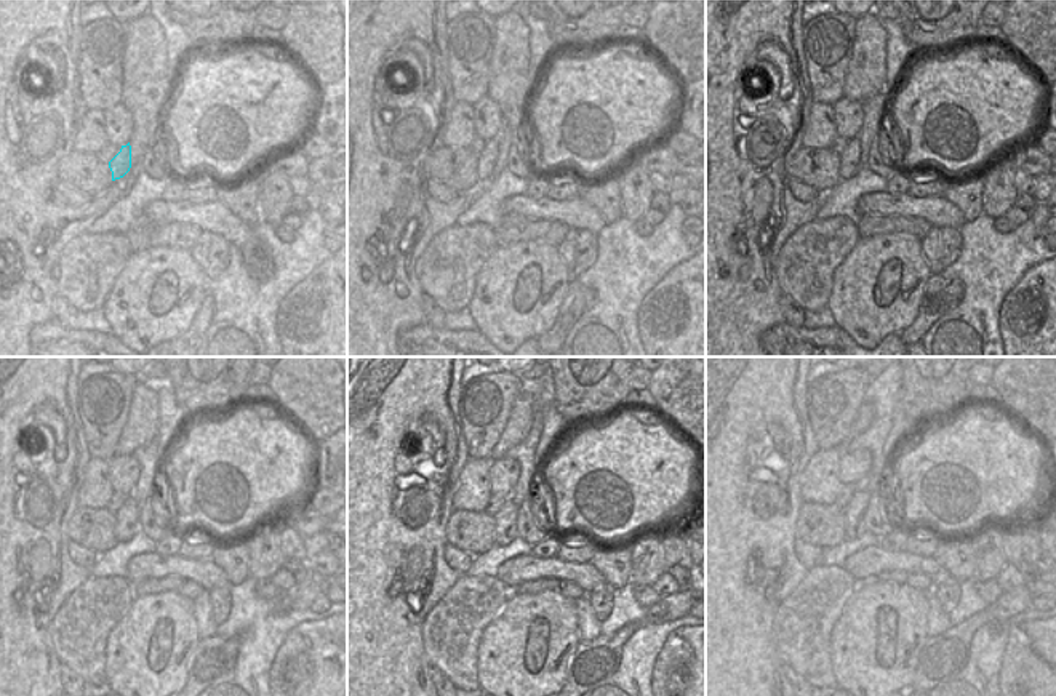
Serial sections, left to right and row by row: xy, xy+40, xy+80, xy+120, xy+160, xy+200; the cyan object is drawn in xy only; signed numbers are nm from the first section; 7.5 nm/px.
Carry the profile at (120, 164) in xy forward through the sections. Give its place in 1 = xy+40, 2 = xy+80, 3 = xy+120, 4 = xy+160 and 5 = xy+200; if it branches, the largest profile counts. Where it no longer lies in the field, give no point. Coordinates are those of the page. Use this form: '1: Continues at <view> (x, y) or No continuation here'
1: Continues at xy+40 (487, 159)
2: Continues at xy+80 (850, 159)
3: Continues at xy+120 (127, 519)
4: Continues at xy+160 (503, 512)
5: Continues at xy+200 (856, 509).

